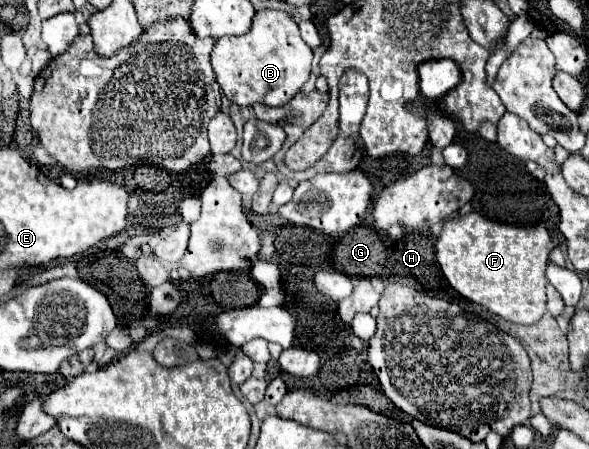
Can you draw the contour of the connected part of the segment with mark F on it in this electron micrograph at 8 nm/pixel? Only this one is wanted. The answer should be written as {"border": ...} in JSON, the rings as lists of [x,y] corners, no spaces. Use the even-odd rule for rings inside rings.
{"border":[[[469,212],[465,216],[455,216],[443,224],[441,236],[437,238],[435,250],[437,250],[437,262],[441,266],[443,276],[447,278],[449,286],[457,290],[463,298],[487,308],[489,312],[501,316],[503,320],[515,322],[515,324],[535,324],[543,314],[547,306],[545,296],[545,268],[549,260],[549,242],[551,236],[547,228],[541,224],[533,226],[511,226],[493,222],[479,212]]]}

